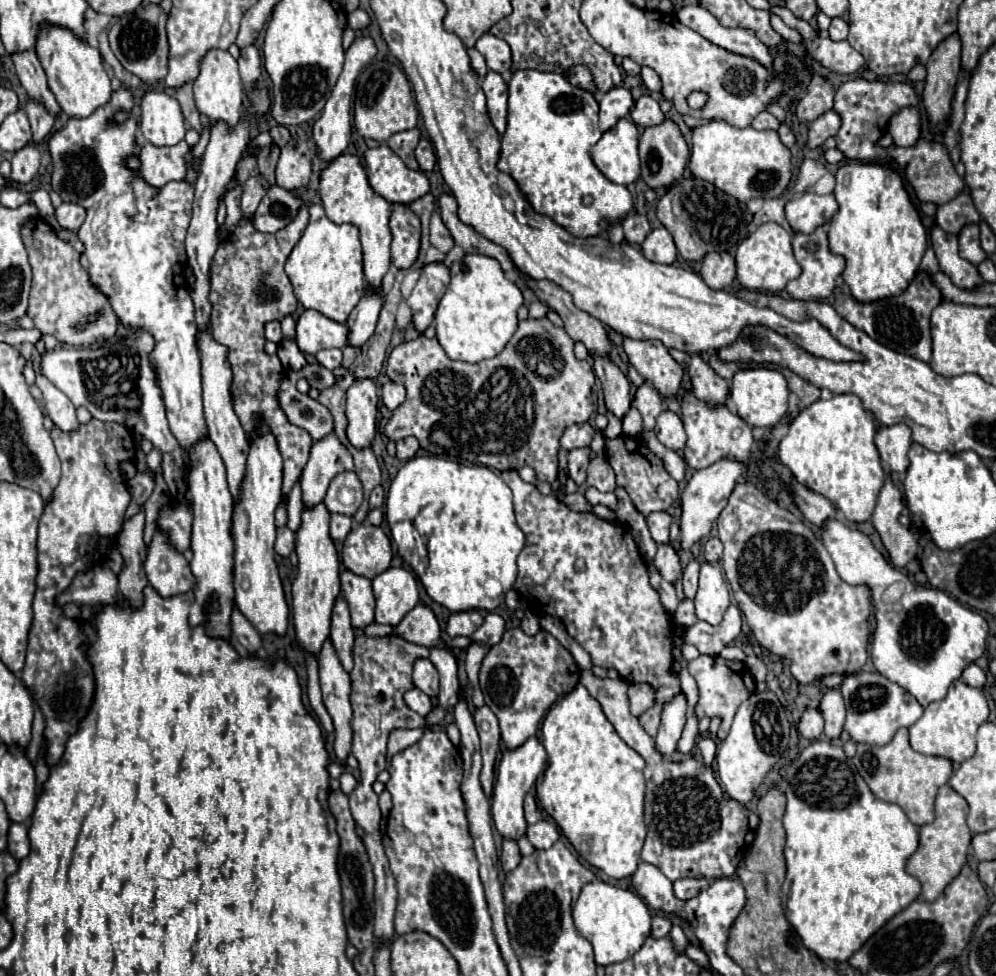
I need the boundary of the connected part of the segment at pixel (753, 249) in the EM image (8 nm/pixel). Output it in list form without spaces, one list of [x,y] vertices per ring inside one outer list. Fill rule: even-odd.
[[[762,224],[754,234],[744,238],[736,250],[736,272],[738,282],[748,290],[758,292],[782,292],[784,286],[800,276],[800,266],[792,254],[792,236],[780,224]]]

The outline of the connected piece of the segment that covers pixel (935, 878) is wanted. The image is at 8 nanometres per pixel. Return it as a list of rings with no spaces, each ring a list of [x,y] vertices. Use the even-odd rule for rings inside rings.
[[[944,784],[936,796],[936,818],[932,824],[920,826],[918,850],[906,862],[906,872],[920,882],[922,886],[920,896],[928,902],[932,902],[932,898],[938,898],[944,886],[948,886],[948,882],[952,882],[952,878],[956,878],[956,874],[960,874],[962,866],[966,864],[968,846],[972,840],[972,832],[966,826],[966,816],[968,816],[966,800],[948,784]]]

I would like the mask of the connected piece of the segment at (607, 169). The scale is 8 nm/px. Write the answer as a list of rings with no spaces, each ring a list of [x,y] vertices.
[[[622,118],[614,128],[592,146],[592,160],[598,170],[614,184],[632,184],[640,176],[638,128],[632,120]]]

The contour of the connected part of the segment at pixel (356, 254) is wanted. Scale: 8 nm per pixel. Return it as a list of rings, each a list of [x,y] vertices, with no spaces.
[[[312,204],[308,210],[310,222],[286,262],[286,274],[304,308],[318,310],[336,322],[346,322],[366,288],[358,228],[352,224],[330,222],[322,204]]]

